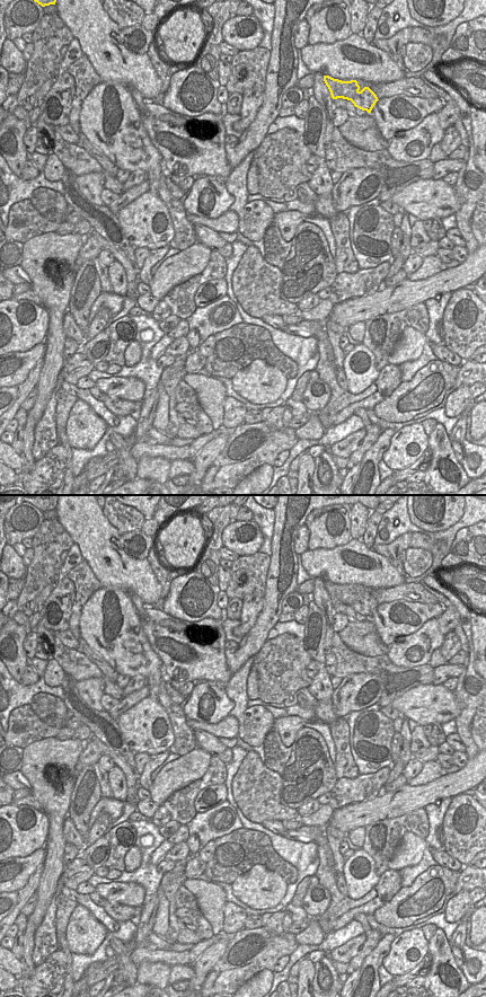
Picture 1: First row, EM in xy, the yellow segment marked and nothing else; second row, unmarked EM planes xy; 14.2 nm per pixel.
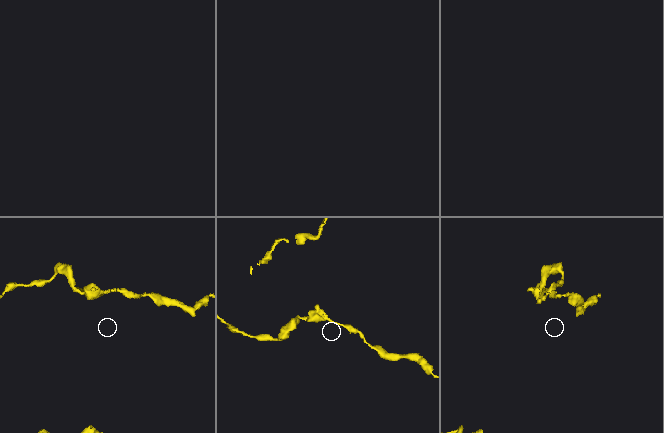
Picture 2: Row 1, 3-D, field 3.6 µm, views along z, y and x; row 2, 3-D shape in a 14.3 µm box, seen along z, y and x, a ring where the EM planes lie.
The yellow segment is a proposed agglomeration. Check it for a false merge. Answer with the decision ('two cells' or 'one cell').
two cells

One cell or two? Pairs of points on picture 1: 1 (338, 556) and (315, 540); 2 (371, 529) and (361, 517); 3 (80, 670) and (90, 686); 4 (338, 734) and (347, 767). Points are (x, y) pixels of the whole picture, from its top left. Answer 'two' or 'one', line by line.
1: two
2: two
3: two
4: one

